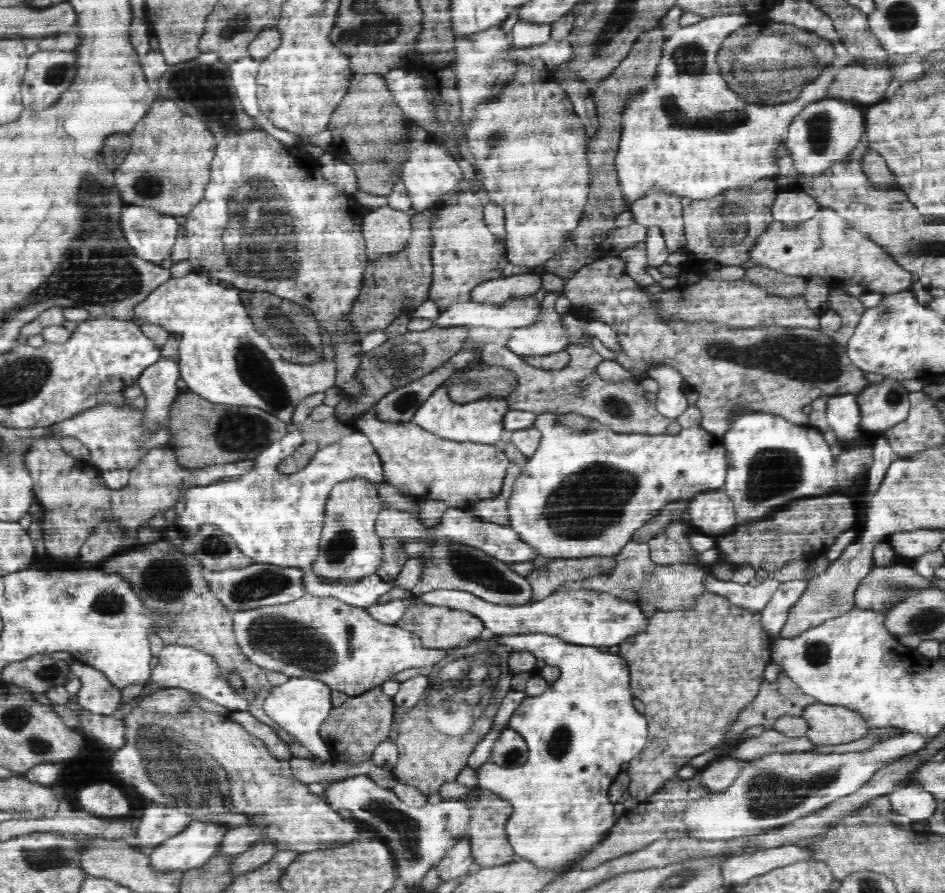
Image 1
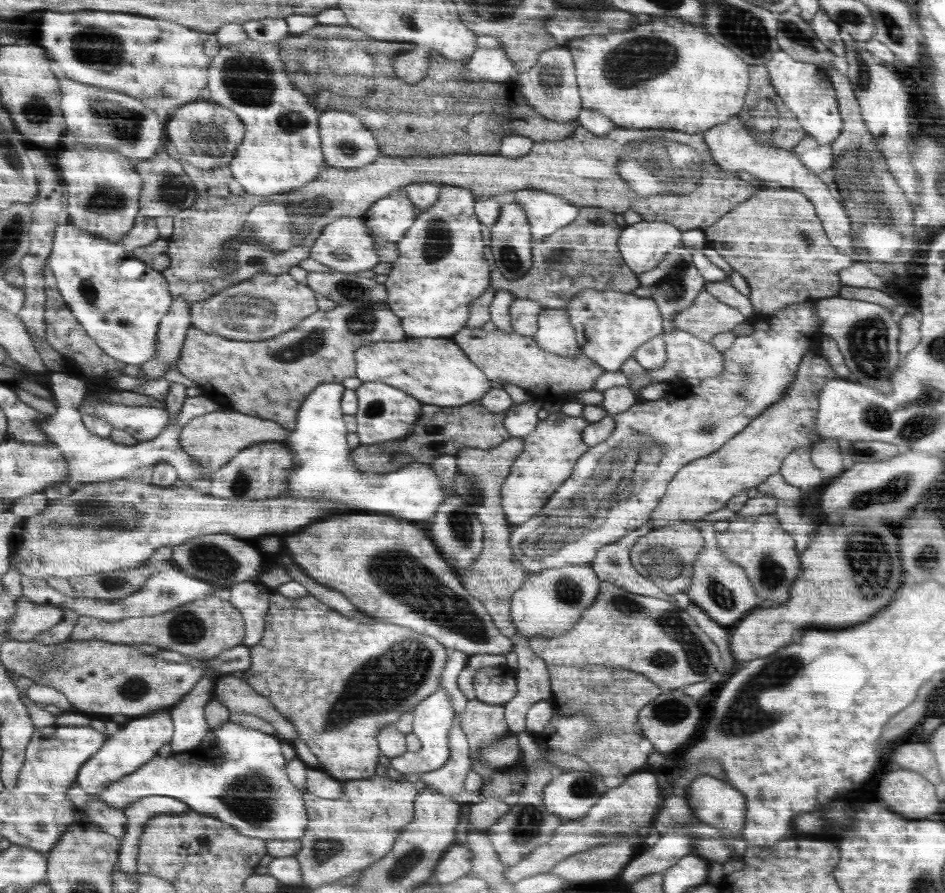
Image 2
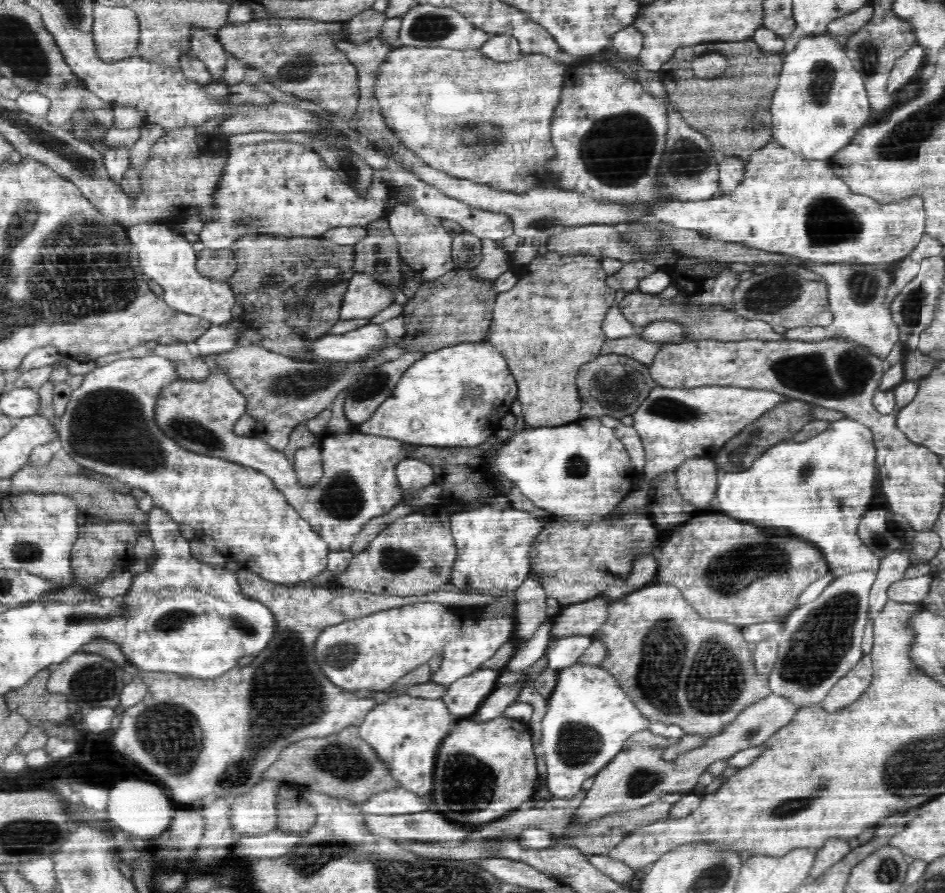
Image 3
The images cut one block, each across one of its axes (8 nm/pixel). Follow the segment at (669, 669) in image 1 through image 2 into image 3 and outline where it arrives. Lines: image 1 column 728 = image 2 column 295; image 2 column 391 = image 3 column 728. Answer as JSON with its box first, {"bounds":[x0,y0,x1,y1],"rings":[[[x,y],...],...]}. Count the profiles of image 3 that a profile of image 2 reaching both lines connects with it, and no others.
{"bounds":[591,581,771,738],"rings":[[[655,581],[623,596],[607,605],[606,620],[598,630],[592,632],[591,638],[599,640],[606,647],[607,655],[601,667],[610,672],[626,696],[648,720],[678,725],[686,734],[713,738],[721,734],[722,728],[732,723],[744,708],[771,693],[769,677],[756,672],[753,652],[748,650],[748,641],[738,625],[717,620],[714,626],[708,628],[708,620],[682,618],[698,616],[698,612],[692,610],[680,589],[670,583]]]}

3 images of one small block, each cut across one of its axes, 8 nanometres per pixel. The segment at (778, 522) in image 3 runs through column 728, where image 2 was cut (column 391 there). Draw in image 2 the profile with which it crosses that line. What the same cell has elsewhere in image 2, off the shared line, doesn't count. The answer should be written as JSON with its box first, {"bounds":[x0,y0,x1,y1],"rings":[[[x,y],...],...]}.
{"bounds":[283,382,447,530],"rings":[[[327,382],[319,384],[300,408],[297,427],[289,431],[283,440],[294,452],[299,467],[287,480],[290,484],[287,494],[292,496],[319,496],[335,500],[344,510],[368,510],[378,514],[396,516],[412,523],[424,524],[432,530],[433,520],[439,507],[447,498],[438,475],[429,464],[412,461],[412,464],[390,473],[365,473],[356,468],[351,460],[353,451],[346,443],[348,430],[344,423],[342,401],[345,388],[342,384]]]}

